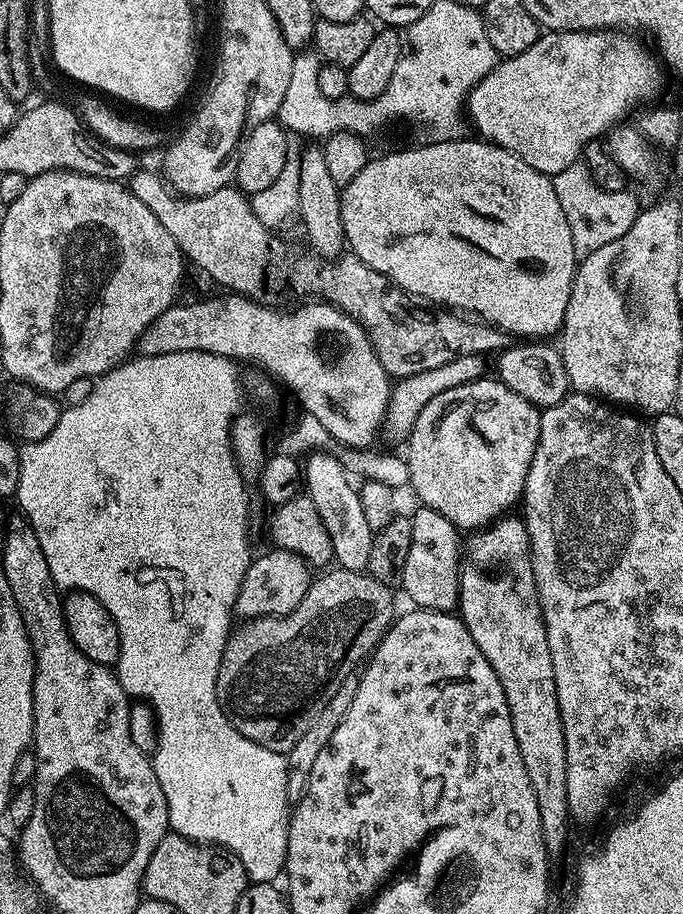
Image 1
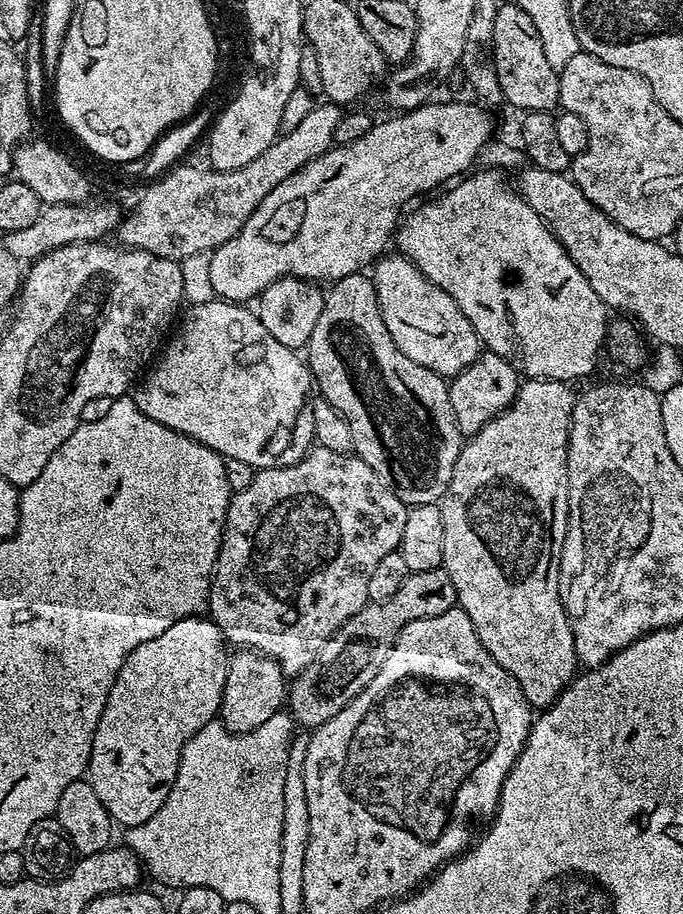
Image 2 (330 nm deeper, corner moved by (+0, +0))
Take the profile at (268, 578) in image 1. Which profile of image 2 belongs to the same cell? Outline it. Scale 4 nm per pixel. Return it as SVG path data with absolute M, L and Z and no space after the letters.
M236 650L231 653L228 661L228 673L226 674L226 686L222 690L222 702L218 713L218 719L221 724L226 725L232 732L258 730L258 726L262 726L262 722L267 722L269 718L274 718L274 714L281 711L285 704L286 677L276 660L263 656L261 652L251 650Z

